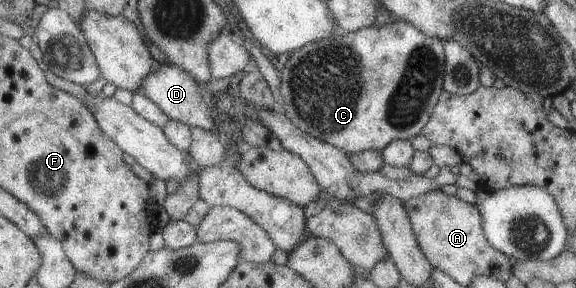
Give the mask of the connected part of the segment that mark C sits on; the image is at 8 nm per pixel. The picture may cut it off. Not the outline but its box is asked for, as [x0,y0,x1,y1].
[281,18,444,155]

